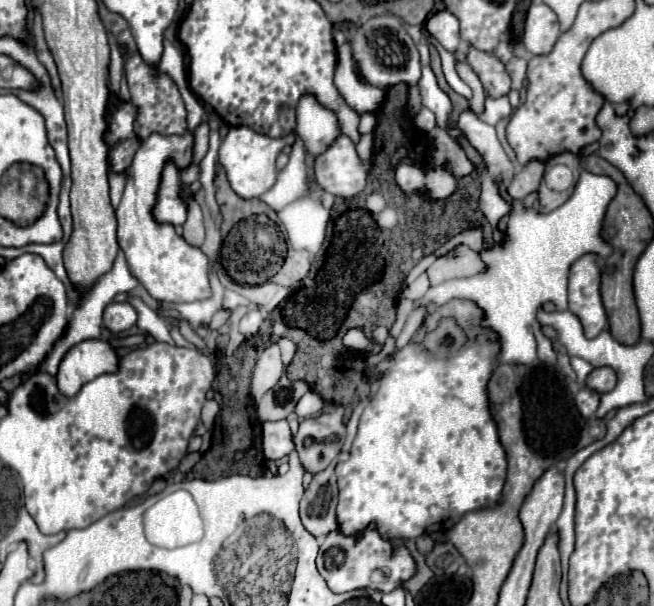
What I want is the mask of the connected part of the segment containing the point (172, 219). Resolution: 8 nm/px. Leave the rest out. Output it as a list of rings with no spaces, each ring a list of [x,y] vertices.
[[[167,163],[161,177],[159,197],[157,197],[157,207],[155,207],[155,219],[159,223],[171,223],[171,225],[185,223],[187,203],[181,199],[179,193],[181,193],[179,171],[173,167],[173,163]]]

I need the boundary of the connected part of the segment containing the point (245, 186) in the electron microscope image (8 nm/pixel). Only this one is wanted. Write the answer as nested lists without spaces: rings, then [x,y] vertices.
[[[231,127],[227,137],[223,139],[221,147],[219,147],[219,163],[223,165],[225,173],[229,175],[229,183],[233,187],[233,191],[237,195],[241,195],[243,199],[253,199],[253,197],[261,197],[275,179],[275,159],[281,153],[281,149],[289,143],[295,141],[295,135],[283,137],[283,139],[271,139],[267,135],[259,135],[249,127]]]

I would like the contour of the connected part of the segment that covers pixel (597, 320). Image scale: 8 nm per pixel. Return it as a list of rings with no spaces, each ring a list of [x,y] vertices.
[[[585,253],[569,269],[569,311],[581,319],[587,337],[599,335],[607,327],[607,315],[601,303],[599,255]]]

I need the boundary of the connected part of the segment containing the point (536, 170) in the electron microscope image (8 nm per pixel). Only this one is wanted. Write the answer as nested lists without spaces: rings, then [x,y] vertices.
[[[531,159],[527,165],[523,165],[517,175],[513,177],[513,181],[509,183],[507,191],[513,199],[525,199],[529,193],[539,189],[539,183],[543,179],[543,171],[545,171],[545,163]]]

